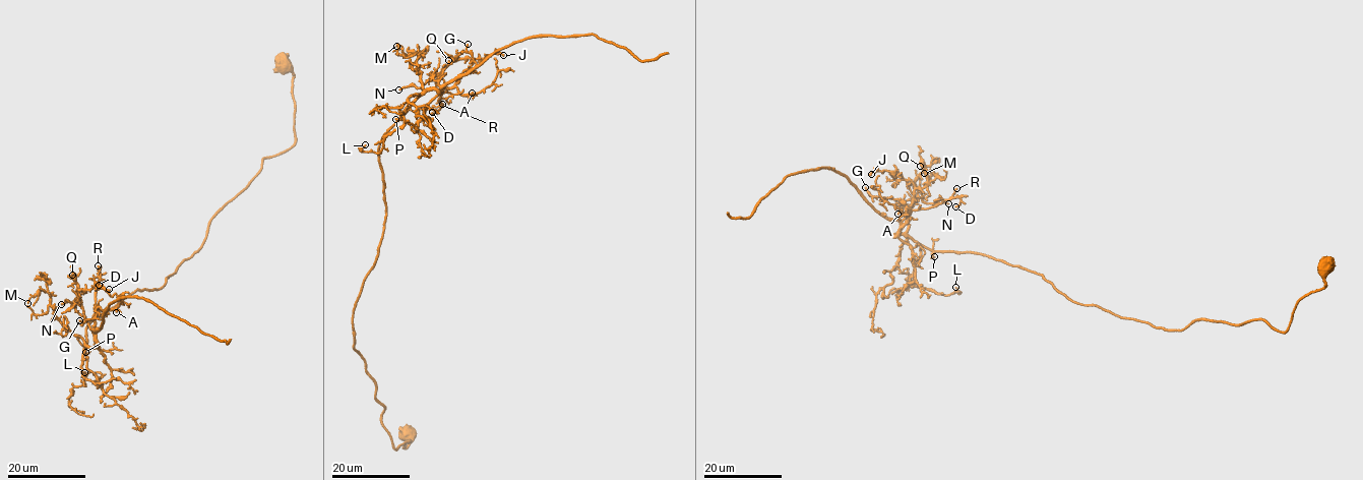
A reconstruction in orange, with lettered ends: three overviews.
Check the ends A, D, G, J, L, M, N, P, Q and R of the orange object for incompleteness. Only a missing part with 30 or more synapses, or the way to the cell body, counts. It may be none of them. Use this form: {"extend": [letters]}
{"extend": []}

